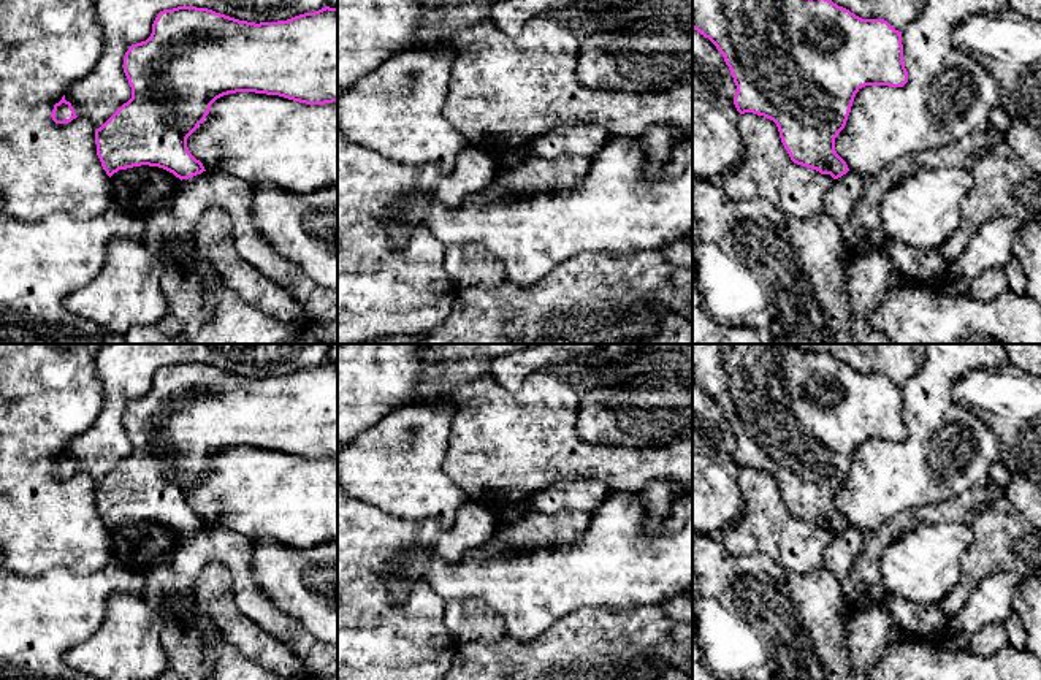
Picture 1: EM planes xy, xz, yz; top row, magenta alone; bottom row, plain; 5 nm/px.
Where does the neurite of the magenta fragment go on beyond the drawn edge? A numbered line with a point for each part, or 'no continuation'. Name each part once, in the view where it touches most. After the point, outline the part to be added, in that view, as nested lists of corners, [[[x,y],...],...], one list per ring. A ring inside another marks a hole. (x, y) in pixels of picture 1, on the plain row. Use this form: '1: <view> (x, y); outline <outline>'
no continuation

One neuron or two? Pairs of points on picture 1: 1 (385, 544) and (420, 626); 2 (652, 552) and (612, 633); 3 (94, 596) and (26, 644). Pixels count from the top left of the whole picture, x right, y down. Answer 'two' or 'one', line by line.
1: one
2: two
3: one

